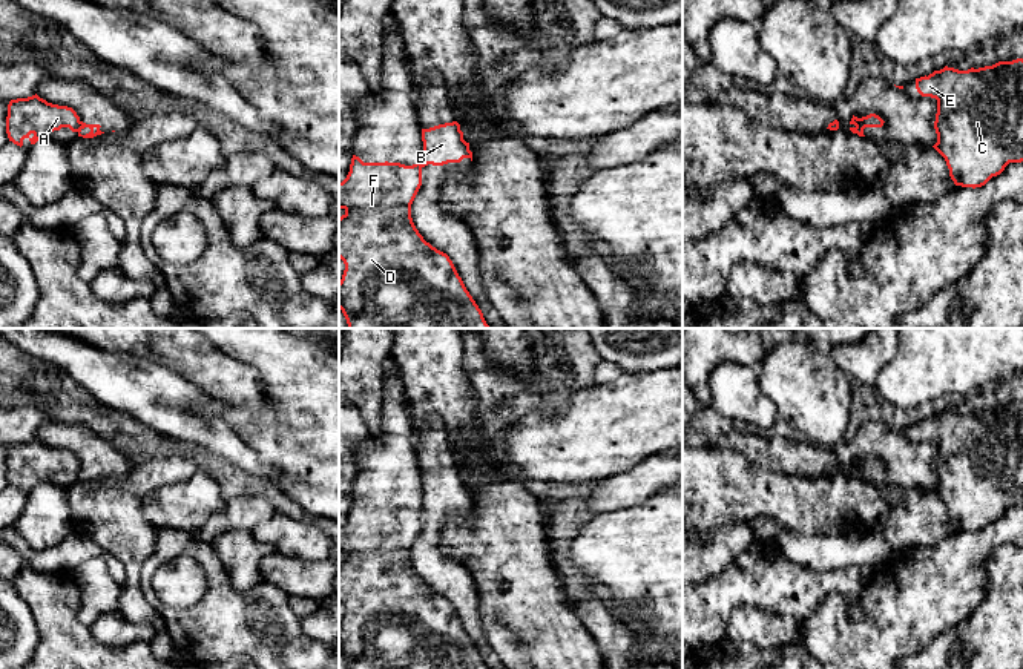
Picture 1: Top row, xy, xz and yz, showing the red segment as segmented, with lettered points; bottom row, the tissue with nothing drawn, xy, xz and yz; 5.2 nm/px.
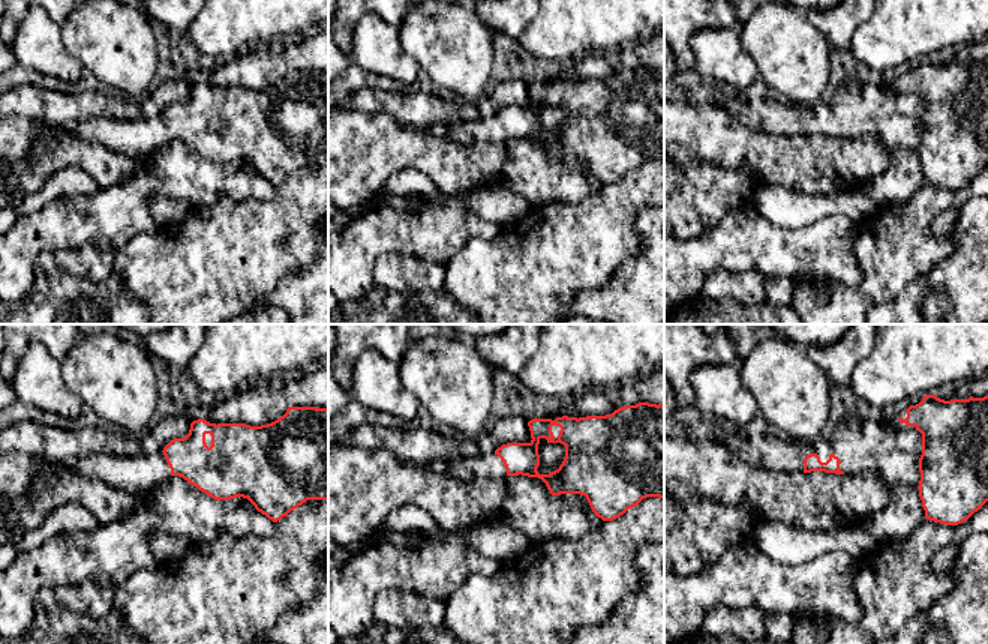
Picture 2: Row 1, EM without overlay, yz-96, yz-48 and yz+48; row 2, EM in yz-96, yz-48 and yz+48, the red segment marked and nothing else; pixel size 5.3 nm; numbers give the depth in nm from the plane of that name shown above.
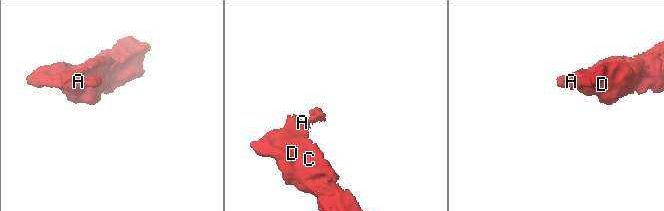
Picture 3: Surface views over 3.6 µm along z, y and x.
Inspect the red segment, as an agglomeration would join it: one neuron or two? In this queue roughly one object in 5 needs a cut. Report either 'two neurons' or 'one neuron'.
two neurons

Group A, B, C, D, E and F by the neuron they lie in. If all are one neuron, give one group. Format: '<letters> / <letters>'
A C D E F / B

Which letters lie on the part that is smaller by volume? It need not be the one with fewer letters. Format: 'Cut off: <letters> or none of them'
Cut off: B

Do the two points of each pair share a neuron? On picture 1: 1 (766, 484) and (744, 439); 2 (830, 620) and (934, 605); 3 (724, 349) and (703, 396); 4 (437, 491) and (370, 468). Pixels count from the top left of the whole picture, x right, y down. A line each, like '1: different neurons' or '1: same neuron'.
1: different neurons
2: same neuron
3: same neuron
4: different neurons

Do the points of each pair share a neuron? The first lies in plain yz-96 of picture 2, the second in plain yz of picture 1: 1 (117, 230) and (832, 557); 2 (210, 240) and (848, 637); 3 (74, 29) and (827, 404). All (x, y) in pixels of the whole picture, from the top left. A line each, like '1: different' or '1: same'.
1: different
2: same
3: same

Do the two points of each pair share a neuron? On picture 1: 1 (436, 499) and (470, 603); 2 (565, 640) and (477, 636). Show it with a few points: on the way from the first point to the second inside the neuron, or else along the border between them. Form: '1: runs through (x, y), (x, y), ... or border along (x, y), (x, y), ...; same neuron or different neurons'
1: runs through (433, 525), (431, 560), (448, 577); same neuron
2: border along (480, 600), (482, 626), (488, 643), (497, 652); different neurons

